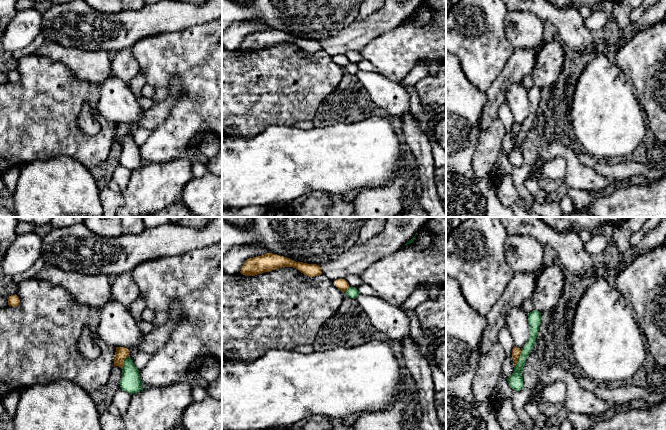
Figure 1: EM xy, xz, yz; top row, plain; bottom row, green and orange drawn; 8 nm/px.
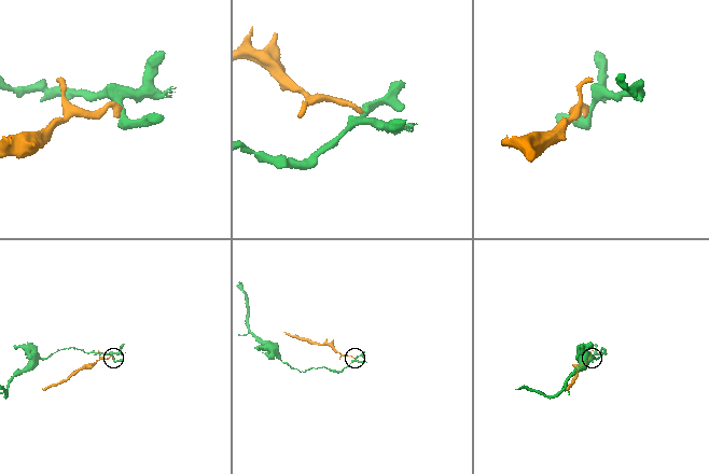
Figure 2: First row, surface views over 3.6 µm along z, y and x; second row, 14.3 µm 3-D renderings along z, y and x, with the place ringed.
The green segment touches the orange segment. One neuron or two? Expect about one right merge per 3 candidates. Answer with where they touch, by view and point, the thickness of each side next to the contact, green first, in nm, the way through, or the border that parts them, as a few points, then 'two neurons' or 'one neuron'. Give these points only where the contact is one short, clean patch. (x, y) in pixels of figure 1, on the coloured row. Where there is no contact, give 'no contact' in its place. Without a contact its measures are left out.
meets green in yz at (519, 358); 120 nm thick on the green side, 70 nm on the other; border along yz (521, 349), (514, 367); two neurons

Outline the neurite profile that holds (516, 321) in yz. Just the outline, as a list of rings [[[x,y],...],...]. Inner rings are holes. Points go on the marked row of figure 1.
[[[515,306],[508,310],[504,327],[513,339],[514,345],[523,348],[529,338],[528,314],[522,306]]]

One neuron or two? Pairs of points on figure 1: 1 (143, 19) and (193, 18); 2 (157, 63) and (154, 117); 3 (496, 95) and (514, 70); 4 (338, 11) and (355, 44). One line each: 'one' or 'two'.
1: one
2: two
3: one
4: two

